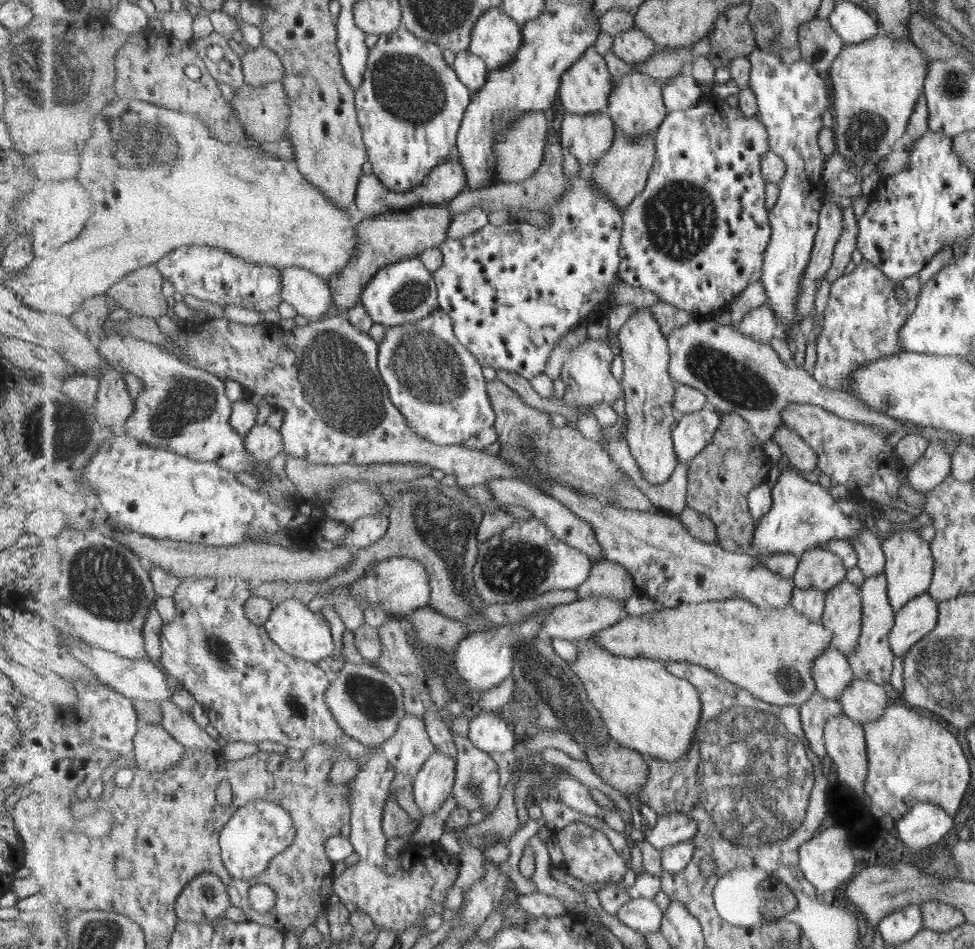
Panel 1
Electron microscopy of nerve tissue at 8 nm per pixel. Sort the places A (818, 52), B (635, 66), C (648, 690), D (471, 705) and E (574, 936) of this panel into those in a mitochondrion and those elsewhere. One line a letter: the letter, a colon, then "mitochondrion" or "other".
A: mitochondrion
B: other
C: other
D: other
E: other

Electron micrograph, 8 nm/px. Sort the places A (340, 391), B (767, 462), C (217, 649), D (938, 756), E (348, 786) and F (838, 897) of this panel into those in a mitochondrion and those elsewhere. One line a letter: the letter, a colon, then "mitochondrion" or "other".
A: mitochondrion
B: other
C: mitochondrion
D: other
E: other
F: other

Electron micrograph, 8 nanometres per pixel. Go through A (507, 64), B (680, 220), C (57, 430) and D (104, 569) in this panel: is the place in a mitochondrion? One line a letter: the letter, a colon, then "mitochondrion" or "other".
A: other
B: mitochondrion
C: mitochondrion
D: mitochondrion

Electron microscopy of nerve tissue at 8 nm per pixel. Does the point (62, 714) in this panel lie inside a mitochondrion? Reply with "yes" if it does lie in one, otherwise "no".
no

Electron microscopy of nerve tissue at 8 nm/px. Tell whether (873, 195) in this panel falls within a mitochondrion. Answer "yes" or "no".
no

